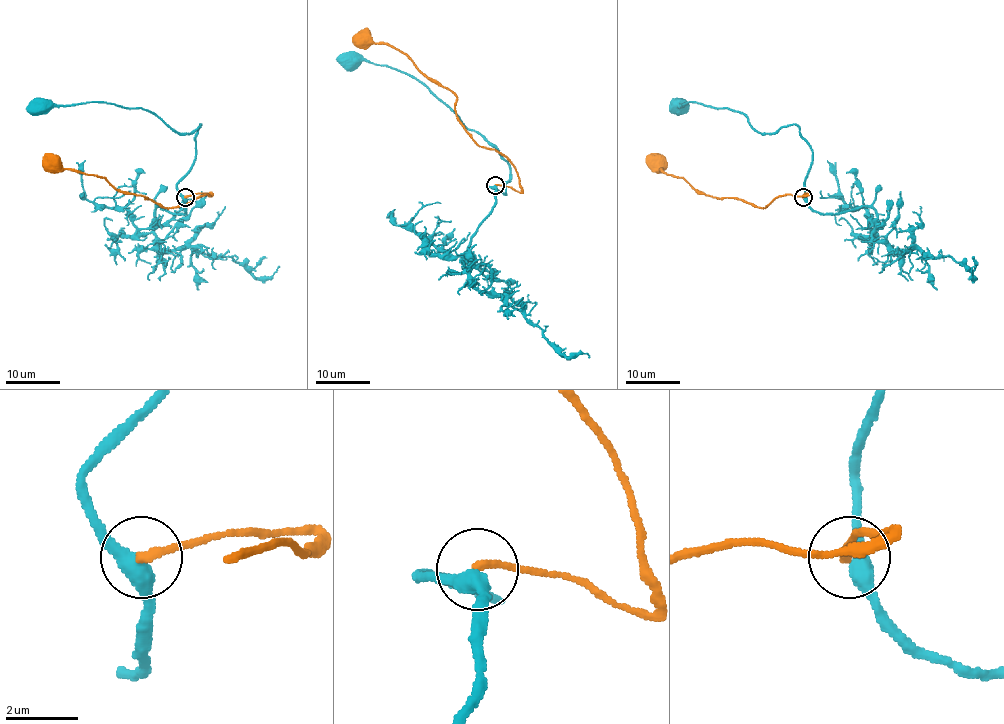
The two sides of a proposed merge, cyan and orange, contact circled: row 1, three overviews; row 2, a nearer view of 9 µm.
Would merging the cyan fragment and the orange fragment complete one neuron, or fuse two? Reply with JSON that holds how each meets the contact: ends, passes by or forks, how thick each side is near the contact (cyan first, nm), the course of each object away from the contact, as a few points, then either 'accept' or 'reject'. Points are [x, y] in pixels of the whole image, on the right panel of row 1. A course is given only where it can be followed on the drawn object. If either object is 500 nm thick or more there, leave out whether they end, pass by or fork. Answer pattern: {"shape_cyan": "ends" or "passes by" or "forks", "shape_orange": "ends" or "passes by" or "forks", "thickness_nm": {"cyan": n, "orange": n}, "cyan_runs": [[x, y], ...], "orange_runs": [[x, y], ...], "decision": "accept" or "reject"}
{"shape_cyan": "passes by", "shape_orange": "ends", "thickness_nm": {"cyan": 400, "orange": 240}, "cyan_runs": [[804, 197], [812, 148], [794, 124], [759, 133], [740, 112], [698, 102], [681, 108]], "orange_runs": [[804, 197], [809, 193], [778, 196], [764, 208], [731, 197], [716, 198], [662, 170], [659, 162]], "decision": "reject"}

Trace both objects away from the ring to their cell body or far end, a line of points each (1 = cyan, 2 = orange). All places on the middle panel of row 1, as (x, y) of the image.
1: (495, 186), (487, 187), (505, 194), (510, 165), (417, 80), (363, 60), (354, 67), (348, 63)
2: (495, 186), (519, 191), (518, 172), (476, 142), (455, 113), (453, 92), (399, 50), (363, 41)

